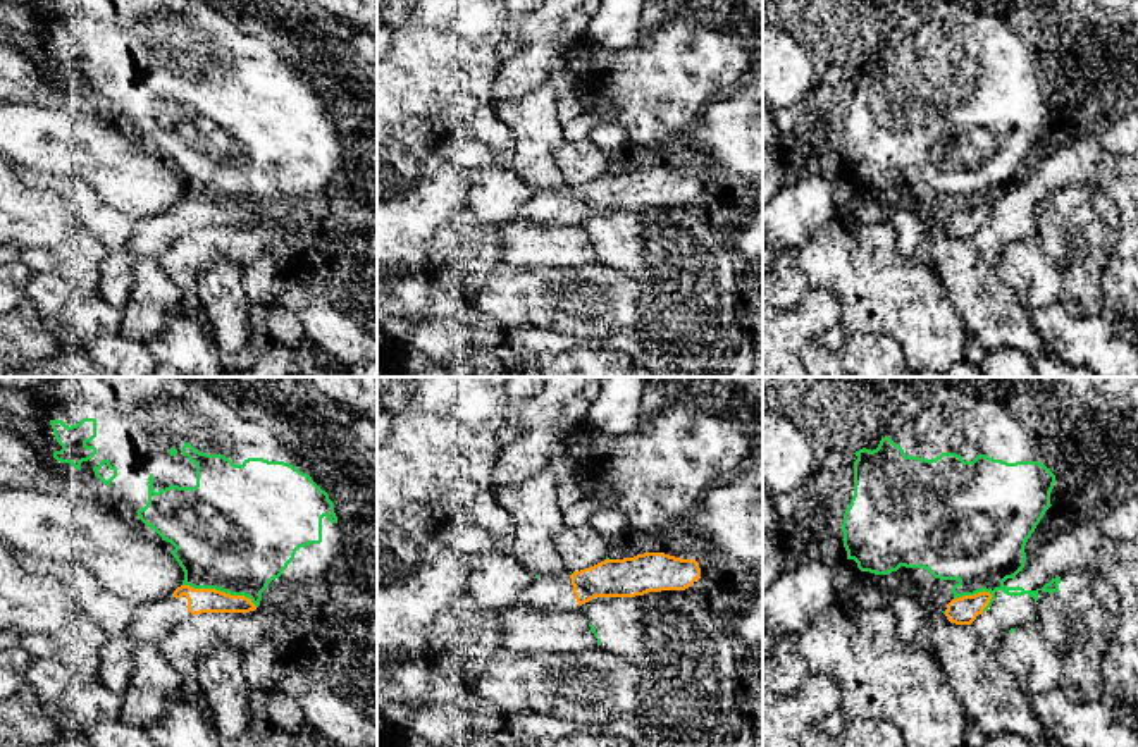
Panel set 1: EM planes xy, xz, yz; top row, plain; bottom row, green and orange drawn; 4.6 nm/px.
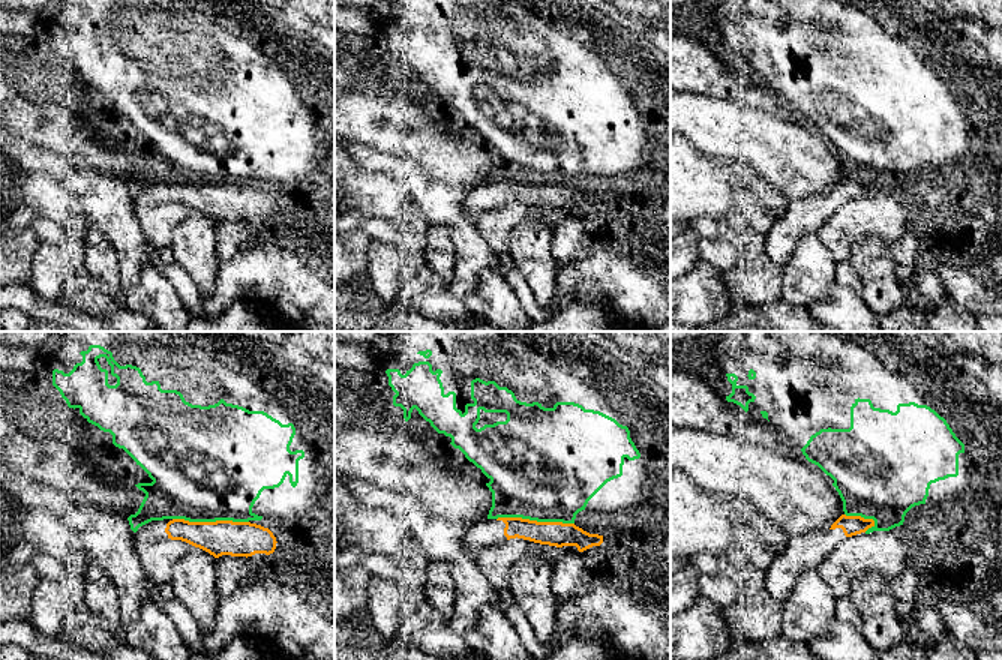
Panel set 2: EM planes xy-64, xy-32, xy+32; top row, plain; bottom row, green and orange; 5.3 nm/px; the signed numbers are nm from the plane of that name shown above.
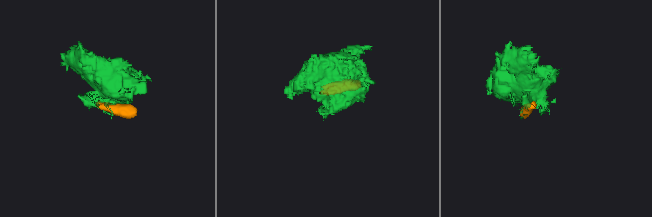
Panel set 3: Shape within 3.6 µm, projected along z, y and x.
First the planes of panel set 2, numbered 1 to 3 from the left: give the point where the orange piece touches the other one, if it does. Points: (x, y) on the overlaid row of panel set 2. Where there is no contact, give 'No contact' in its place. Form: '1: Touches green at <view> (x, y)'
1: Touches green at xy-64 (210, 521)
2: Touches green at xy-32 (536, 519)
3: Touches green at xy+32 (861, 516)

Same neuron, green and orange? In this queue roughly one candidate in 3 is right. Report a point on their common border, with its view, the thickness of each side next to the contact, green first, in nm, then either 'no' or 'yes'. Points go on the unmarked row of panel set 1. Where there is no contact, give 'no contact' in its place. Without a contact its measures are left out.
xy (221, 205) | 500/110 nm | no

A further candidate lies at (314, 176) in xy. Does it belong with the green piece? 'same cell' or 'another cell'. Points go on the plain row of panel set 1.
same cell

